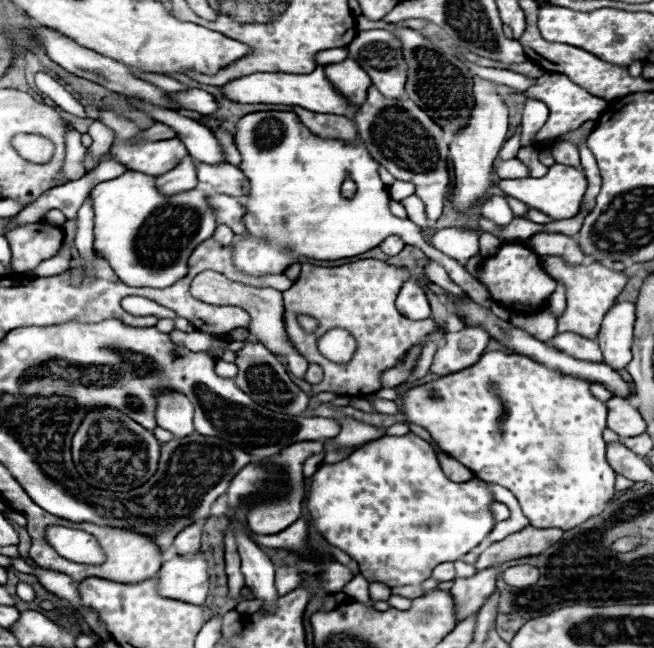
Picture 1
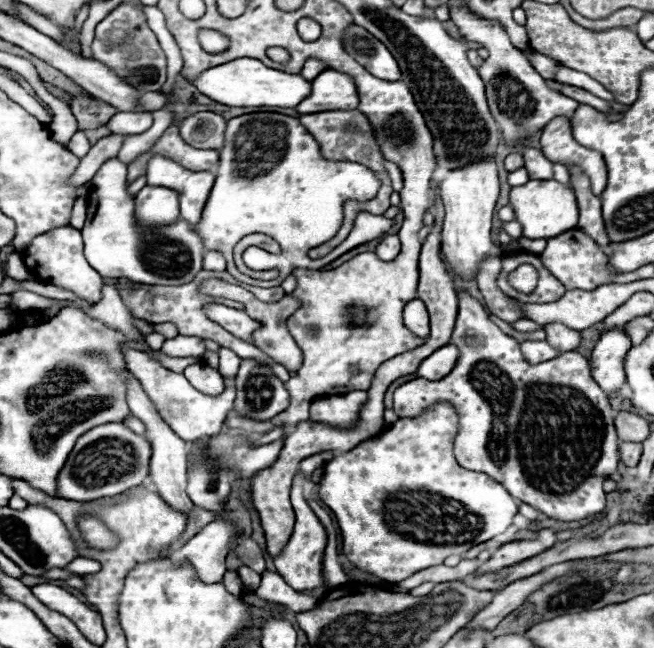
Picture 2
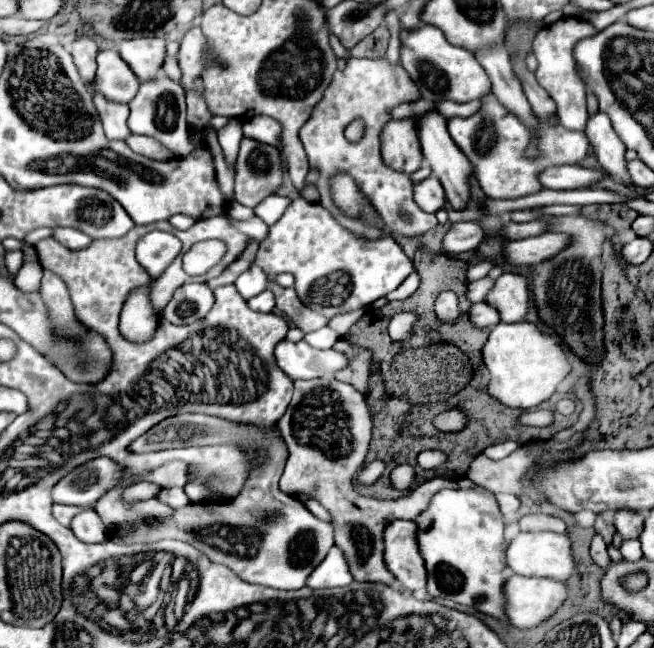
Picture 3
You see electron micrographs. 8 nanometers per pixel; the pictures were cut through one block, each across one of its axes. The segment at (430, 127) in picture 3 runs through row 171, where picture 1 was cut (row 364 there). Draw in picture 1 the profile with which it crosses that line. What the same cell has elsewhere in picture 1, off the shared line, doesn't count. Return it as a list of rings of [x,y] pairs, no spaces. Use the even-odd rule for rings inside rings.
[[[466,326],[460,332],[448,332],[446,344],[434,354],[430,372],[438,376],[454,374],[480,360],[490,342],[490,334],[480,326]]]

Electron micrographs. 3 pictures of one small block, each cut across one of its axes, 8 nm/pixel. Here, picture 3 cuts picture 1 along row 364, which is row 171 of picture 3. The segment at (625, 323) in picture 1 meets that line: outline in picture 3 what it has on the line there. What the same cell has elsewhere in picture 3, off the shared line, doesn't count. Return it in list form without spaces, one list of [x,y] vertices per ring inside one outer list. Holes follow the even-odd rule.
[[[600,110],[596,114],[590,114],[588,122],[586,122],[586,128],[584,128],[584,134],[590,140],[590,144],[594,148],[594,154],[600,160],[600,166],[604,170],[610,170],[610,176],[616,182],[632,186],[630,184],[630,174],[626,174],[626,160],[624,160],[626,146],[622,144],[616,130],[612,128],[610,118]]]

